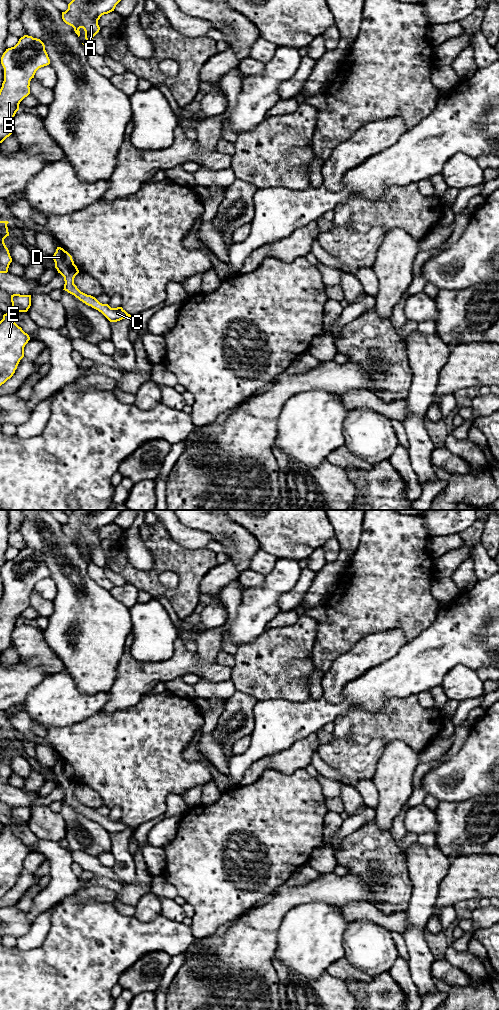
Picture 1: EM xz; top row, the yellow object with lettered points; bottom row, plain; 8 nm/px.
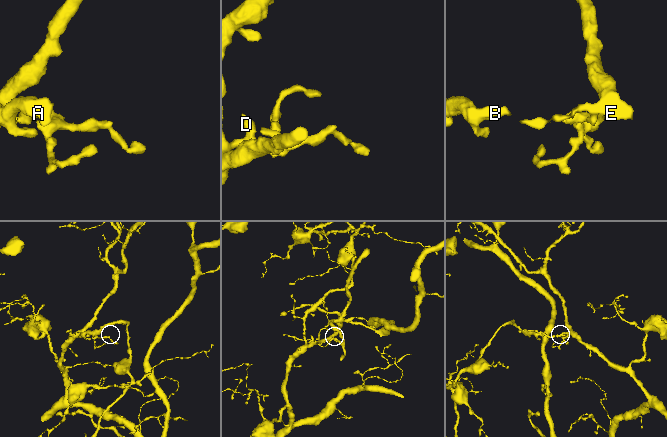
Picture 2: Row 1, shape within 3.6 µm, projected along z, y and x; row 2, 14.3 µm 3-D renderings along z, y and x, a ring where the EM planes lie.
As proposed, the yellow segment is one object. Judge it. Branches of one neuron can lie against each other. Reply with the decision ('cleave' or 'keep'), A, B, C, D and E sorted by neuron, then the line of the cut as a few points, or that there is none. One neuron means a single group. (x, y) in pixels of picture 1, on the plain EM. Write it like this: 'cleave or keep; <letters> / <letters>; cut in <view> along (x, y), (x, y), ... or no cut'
keep; A B C D E; no cut

